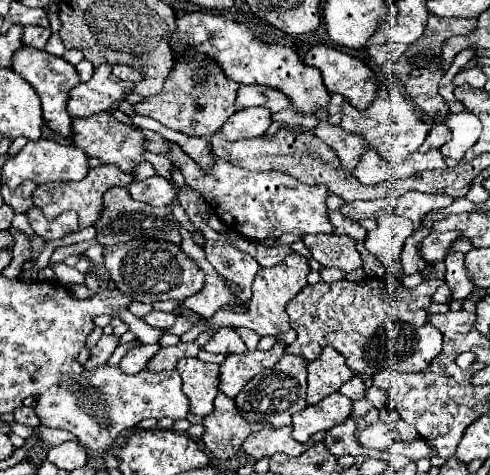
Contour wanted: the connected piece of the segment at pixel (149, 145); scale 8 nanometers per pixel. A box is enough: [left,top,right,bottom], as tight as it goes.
[142,129,169,155]

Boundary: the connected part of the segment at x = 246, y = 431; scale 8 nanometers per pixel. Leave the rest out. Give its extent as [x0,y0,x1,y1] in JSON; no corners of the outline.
[202,391,270,459]

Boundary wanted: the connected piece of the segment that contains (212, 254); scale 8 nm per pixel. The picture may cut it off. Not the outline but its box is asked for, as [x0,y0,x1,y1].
[204,241,260,301]

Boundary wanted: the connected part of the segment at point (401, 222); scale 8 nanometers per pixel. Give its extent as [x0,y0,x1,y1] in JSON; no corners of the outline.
[366,215,414,267]

